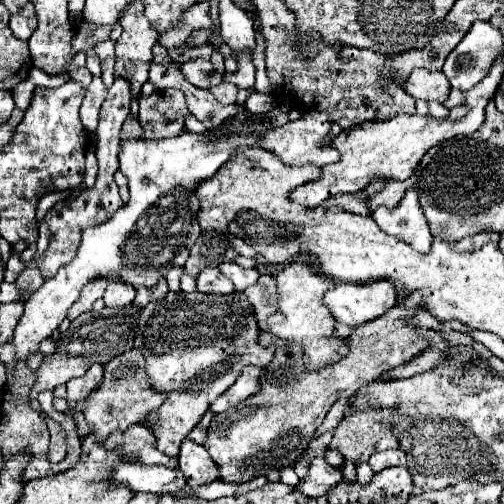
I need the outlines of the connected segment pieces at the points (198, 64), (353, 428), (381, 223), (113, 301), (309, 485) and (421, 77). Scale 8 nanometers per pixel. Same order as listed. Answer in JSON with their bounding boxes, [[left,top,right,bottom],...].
[[180,59,222,89],[330,409,400,467],[372,191,432,253],[104,283,136,307],[298,457,342,497],[404,69,450,103]]

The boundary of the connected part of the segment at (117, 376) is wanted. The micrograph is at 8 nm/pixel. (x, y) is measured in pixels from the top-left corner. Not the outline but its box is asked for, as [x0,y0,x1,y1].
[78,349,166,443]

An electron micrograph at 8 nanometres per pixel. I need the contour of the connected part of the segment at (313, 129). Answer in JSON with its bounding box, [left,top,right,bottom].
[258,111,340,167]

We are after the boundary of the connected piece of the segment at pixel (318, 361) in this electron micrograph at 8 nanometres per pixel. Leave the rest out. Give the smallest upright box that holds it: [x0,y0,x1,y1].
[270,253,348,371]

